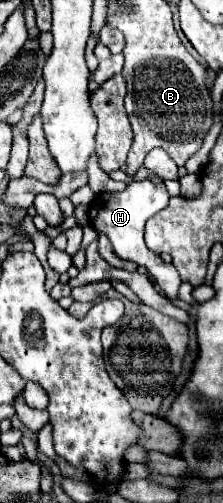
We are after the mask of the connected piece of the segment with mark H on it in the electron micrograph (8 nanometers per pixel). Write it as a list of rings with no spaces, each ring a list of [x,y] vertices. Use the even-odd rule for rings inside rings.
[[[131,182],[127,184],[127,190],[123,192],[107,192],[107,194],[99,194],[93,198],[91,206],[89,206],[89,220],[93,224],[93,228],[101,234],[107,234],[107,238],[111,240],[115,254],[123,260],[131,260],[137,262],[139,266],[143,266],[151,276],[155,276],[157,286],[165,292],[167,298],[175,298],[177,296],[177,288],[181,284],[181,276],[175,270],[173,264],[163,262],[163,258],[155,252],[151,252],[145,242],[143,242],[143,232],[145,232],[145,224],[151,216],[155,216],[159,210],[163,210],[169,202],[169,194],[165,190],[165,186],[155,186],[151,182]]]

